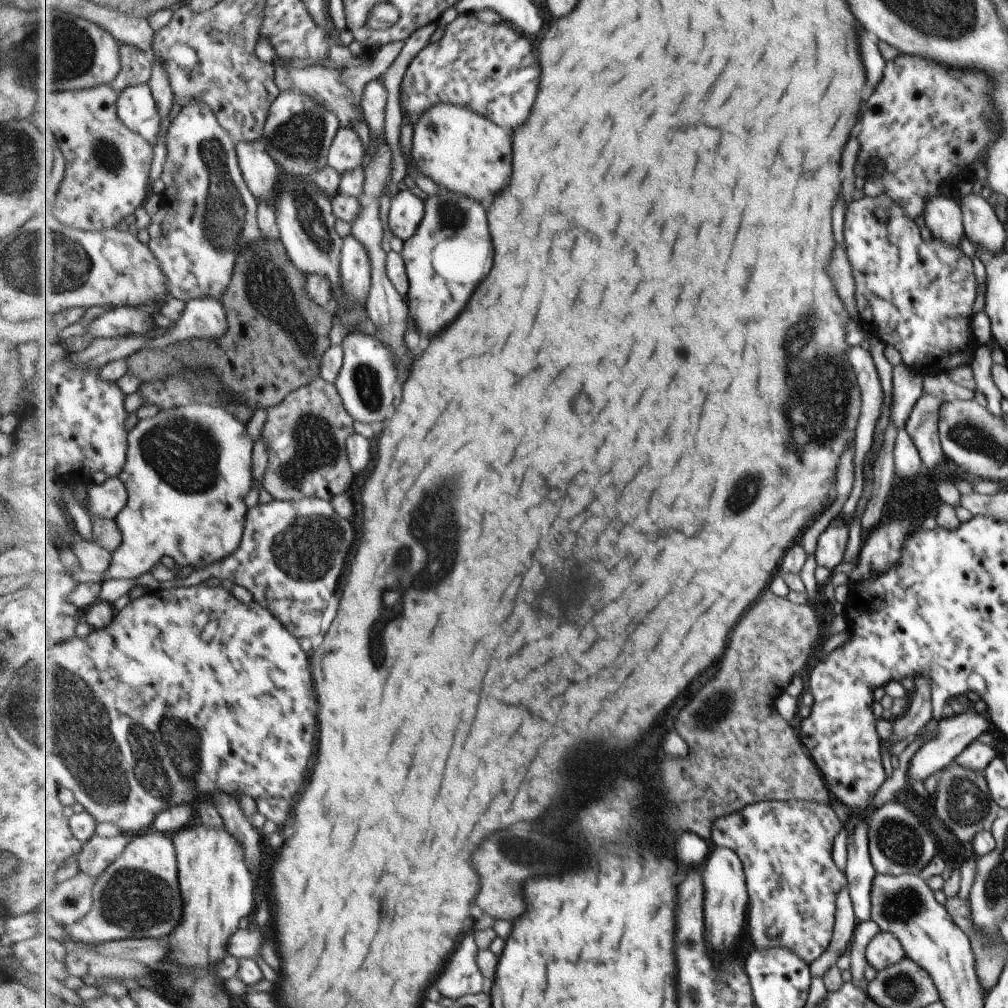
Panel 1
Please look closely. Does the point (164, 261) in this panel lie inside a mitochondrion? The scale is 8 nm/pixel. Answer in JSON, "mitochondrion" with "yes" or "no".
{"mitochondrion":"no"}

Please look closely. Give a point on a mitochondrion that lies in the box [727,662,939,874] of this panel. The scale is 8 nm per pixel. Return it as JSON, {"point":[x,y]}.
{"point":[898,841]}

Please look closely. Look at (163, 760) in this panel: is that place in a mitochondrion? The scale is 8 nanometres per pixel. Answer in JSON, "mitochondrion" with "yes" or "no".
{"mitochondrion":"yes"}

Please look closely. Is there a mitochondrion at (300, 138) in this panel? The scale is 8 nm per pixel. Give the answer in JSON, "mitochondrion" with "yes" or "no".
{"mitochondrion":"yes"}

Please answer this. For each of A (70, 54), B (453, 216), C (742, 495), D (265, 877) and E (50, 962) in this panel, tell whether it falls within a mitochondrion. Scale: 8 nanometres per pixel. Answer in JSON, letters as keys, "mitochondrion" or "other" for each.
{"A":"mitochondrion","B":"mitochondrion","C":"mitochondrion","D":"other","E":"other"}

